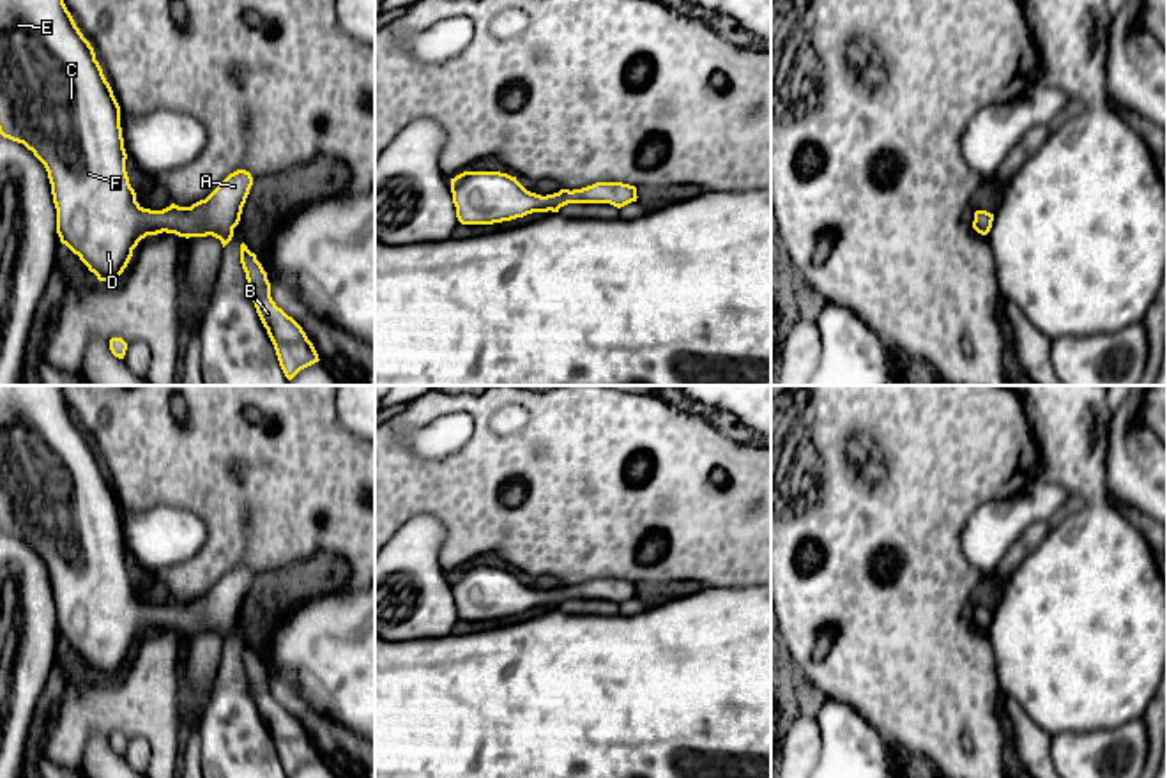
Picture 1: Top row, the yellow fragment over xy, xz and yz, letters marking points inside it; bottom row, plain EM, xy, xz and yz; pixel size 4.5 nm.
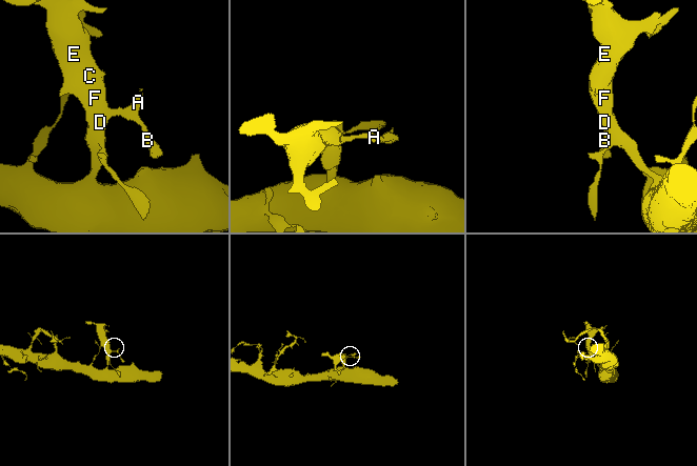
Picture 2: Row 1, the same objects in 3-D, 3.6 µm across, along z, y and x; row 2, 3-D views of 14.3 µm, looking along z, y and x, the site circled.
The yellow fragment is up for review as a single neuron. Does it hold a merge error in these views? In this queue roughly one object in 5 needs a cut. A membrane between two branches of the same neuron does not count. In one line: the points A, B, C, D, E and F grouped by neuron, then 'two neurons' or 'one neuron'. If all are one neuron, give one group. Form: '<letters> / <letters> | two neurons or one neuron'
A B C D E F | one neuron

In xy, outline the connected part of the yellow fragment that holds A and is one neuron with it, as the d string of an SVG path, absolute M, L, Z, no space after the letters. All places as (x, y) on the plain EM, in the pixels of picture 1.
M0 385L0 530L23 539L44 561L57 605L57 629L99 677L117 675L127 663L133 645L147 631L175 629L232 637L242 603L253 582L246 566L230 569L205 596L191 603L172 599L163 606L143 605L126 568L126 545L120 523L120 502L106 477L94 444L67 407L62 385Z

